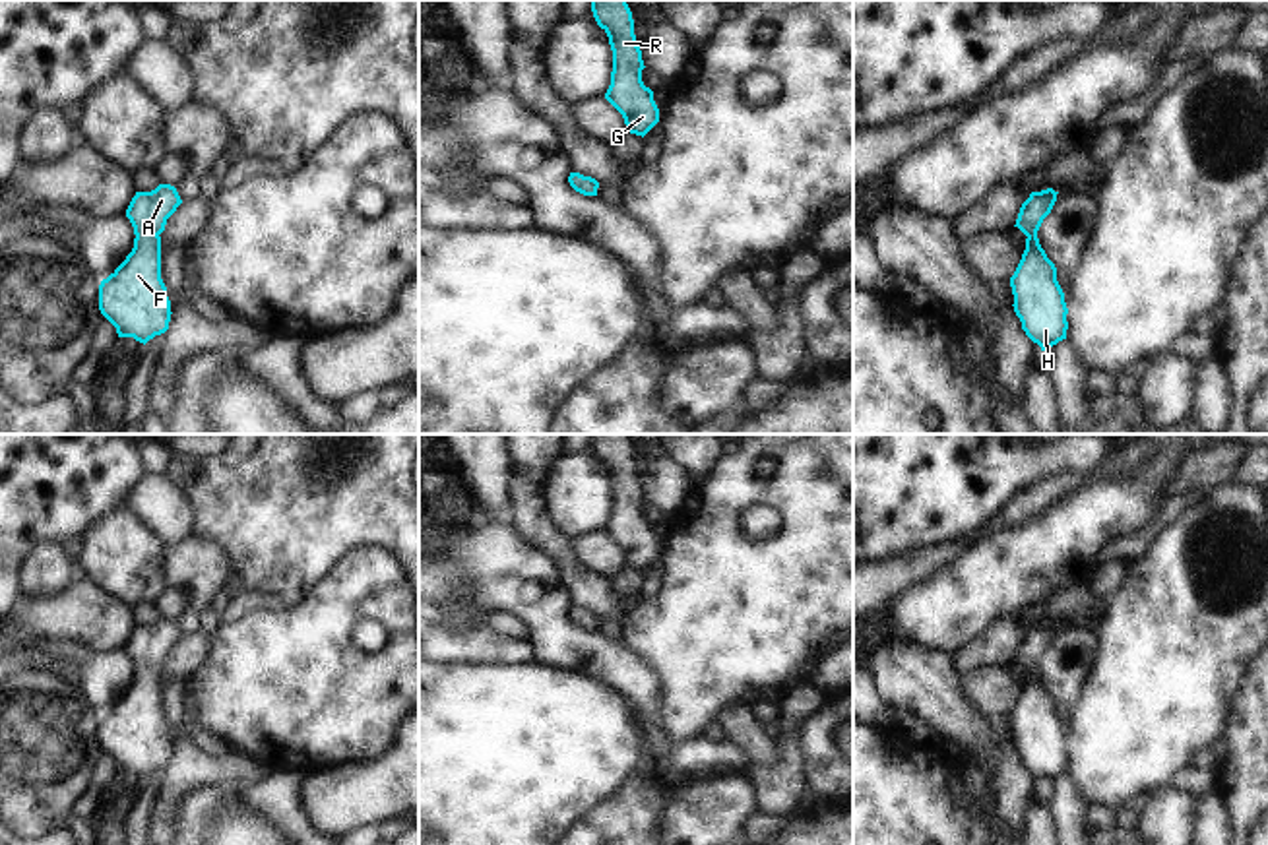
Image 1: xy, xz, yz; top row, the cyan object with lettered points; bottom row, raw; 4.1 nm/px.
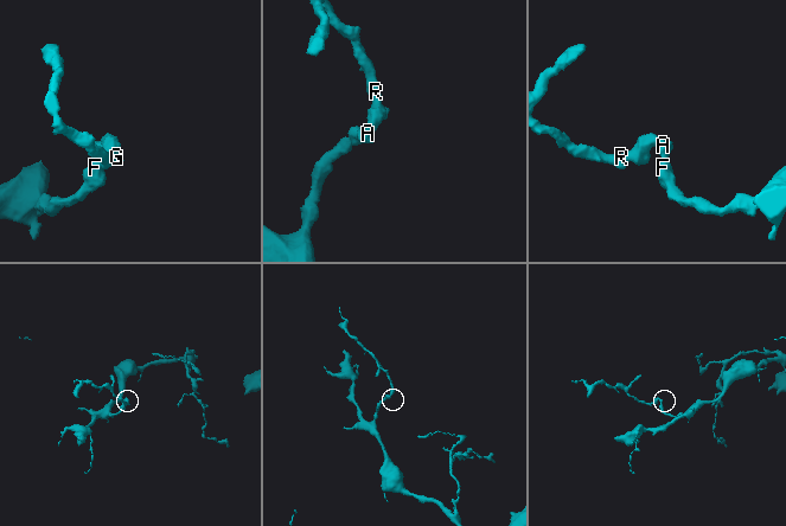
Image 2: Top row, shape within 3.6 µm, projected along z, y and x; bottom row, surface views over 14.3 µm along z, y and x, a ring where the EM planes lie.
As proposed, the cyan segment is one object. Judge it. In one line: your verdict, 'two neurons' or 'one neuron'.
one neuron

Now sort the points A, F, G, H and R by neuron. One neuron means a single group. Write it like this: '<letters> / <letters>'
A F G H R

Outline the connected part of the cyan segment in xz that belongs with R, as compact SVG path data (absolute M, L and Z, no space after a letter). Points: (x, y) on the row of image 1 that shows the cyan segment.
M591 0L597 25L613 50L611 85L605 99L622 114L630 134L646 136L659 122L653 91L642 81L642 50L626 0Z

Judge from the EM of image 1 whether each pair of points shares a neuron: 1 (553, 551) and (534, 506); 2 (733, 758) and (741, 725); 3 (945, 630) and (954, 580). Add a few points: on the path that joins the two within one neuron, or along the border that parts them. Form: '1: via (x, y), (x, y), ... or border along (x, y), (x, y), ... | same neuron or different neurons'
1: via (547, 539), (534, 526), (534, 518) | same neuron
2: border along (726, 737), (751, 764) | different neurons
3: via (945, 619), (954, 605), (954, 592) | same neuron

